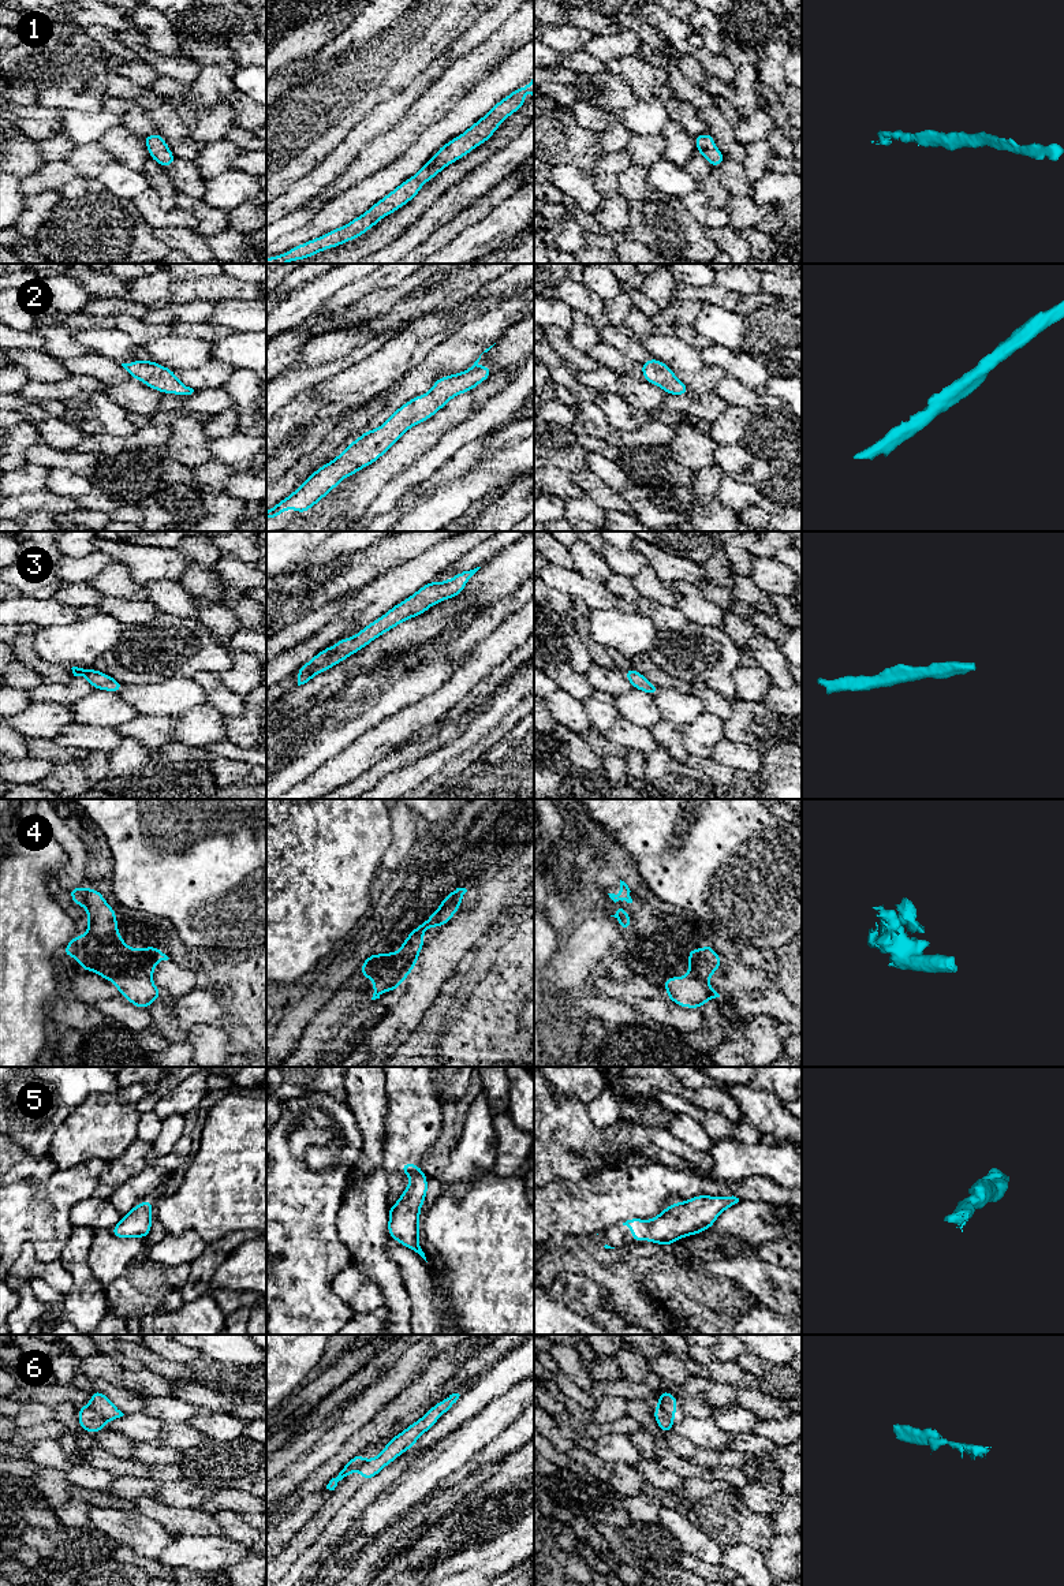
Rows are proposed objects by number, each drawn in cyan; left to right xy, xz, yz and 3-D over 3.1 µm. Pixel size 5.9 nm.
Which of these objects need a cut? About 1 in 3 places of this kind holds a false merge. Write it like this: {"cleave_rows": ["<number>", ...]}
{"cleave_rows": ["4", "6"]}

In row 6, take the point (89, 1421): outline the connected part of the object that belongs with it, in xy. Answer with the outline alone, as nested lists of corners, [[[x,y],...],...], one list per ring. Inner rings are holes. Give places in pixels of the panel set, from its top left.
[[[87,1404],[79,1407],[78,1410],[78,1421],[81,1428],[89,1433],[98,1433],[105,1428],[108,1421],[100,1418],[97,1413]]]

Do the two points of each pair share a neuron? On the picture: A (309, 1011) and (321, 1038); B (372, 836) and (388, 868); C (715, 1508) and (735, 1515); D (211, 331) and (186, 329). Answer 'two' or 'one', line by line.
A: two
B: two
C: one
D: one

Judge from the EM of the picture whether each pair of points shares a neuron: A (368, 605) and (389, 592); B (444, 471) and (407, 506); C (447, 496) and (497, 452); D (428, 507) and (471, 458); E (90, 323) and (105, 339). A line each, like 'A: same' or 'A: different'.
A: same
B: same
C: same
D: different
E: different

